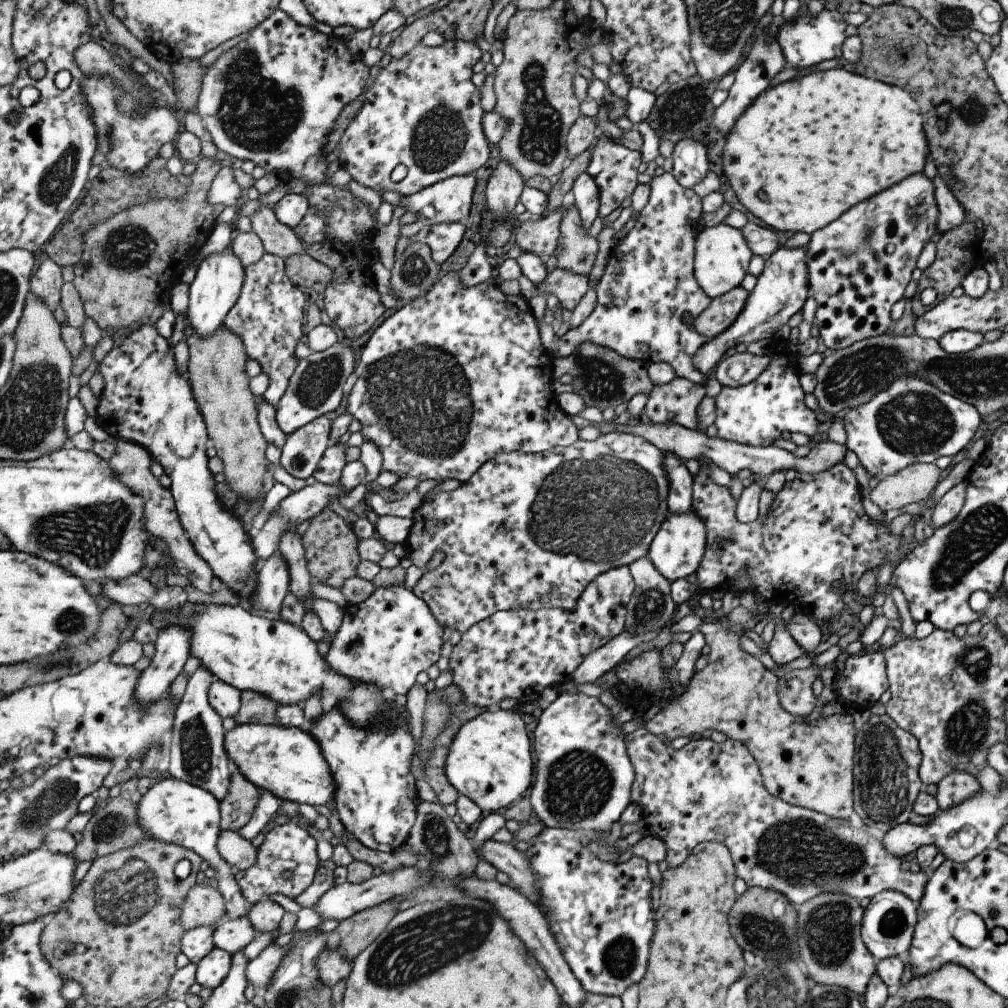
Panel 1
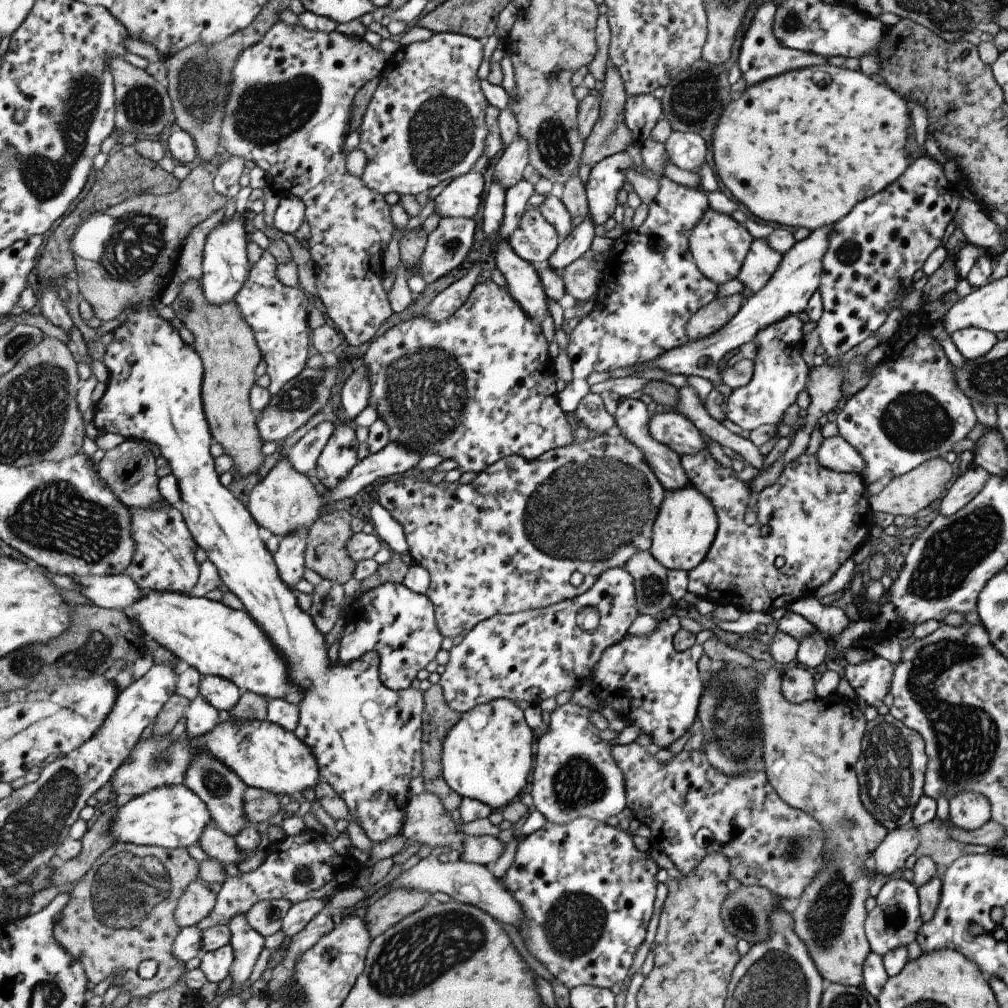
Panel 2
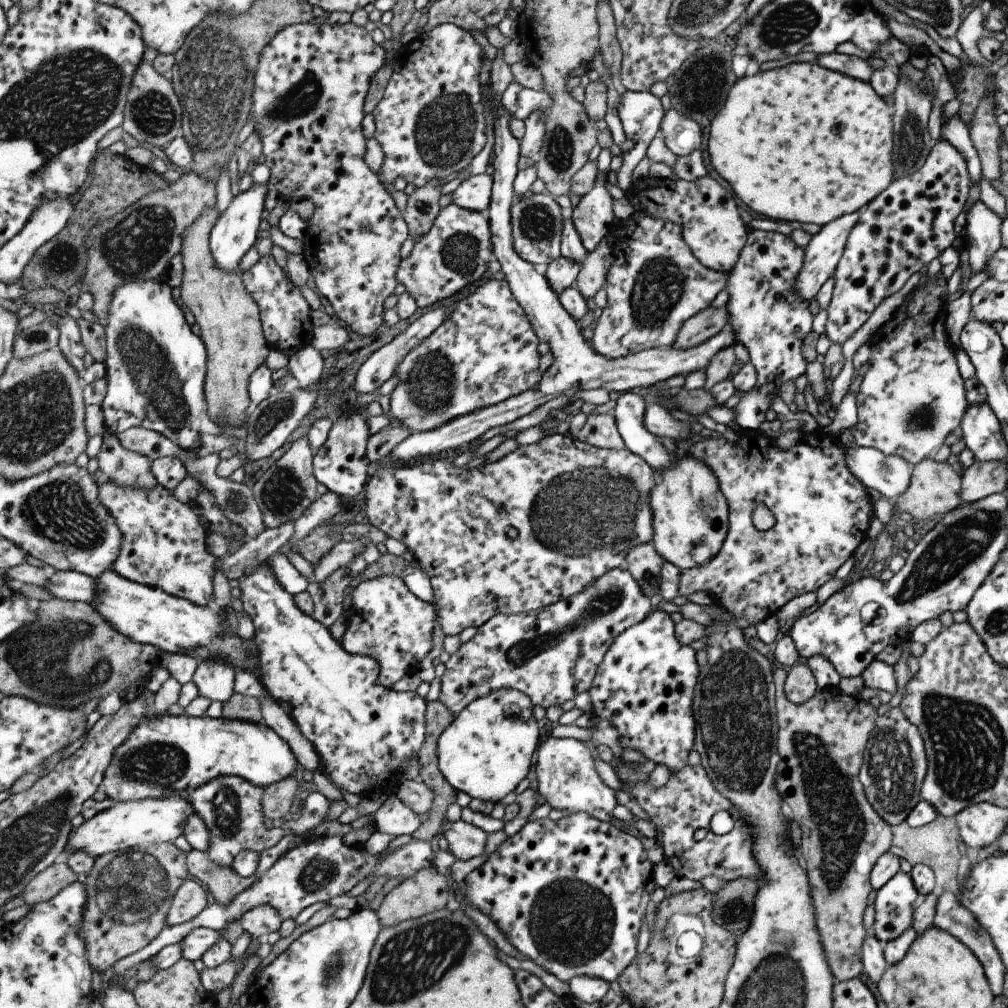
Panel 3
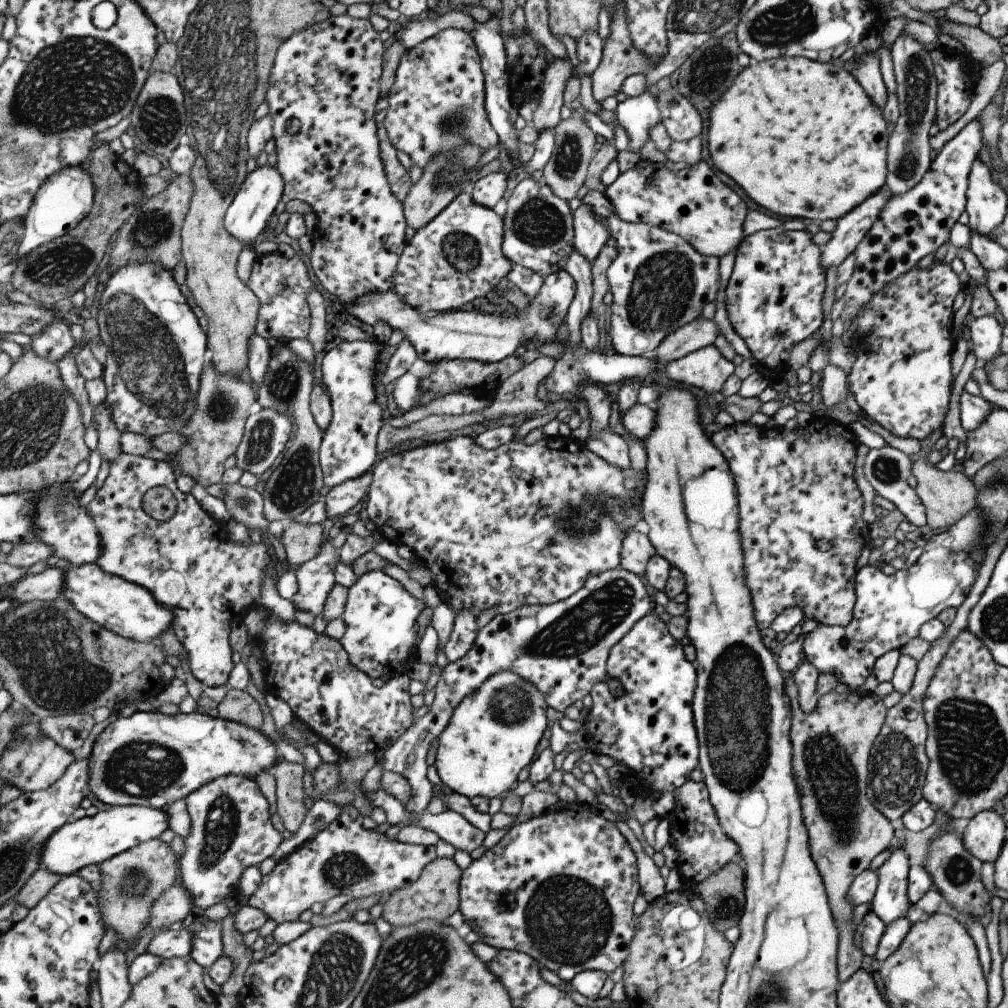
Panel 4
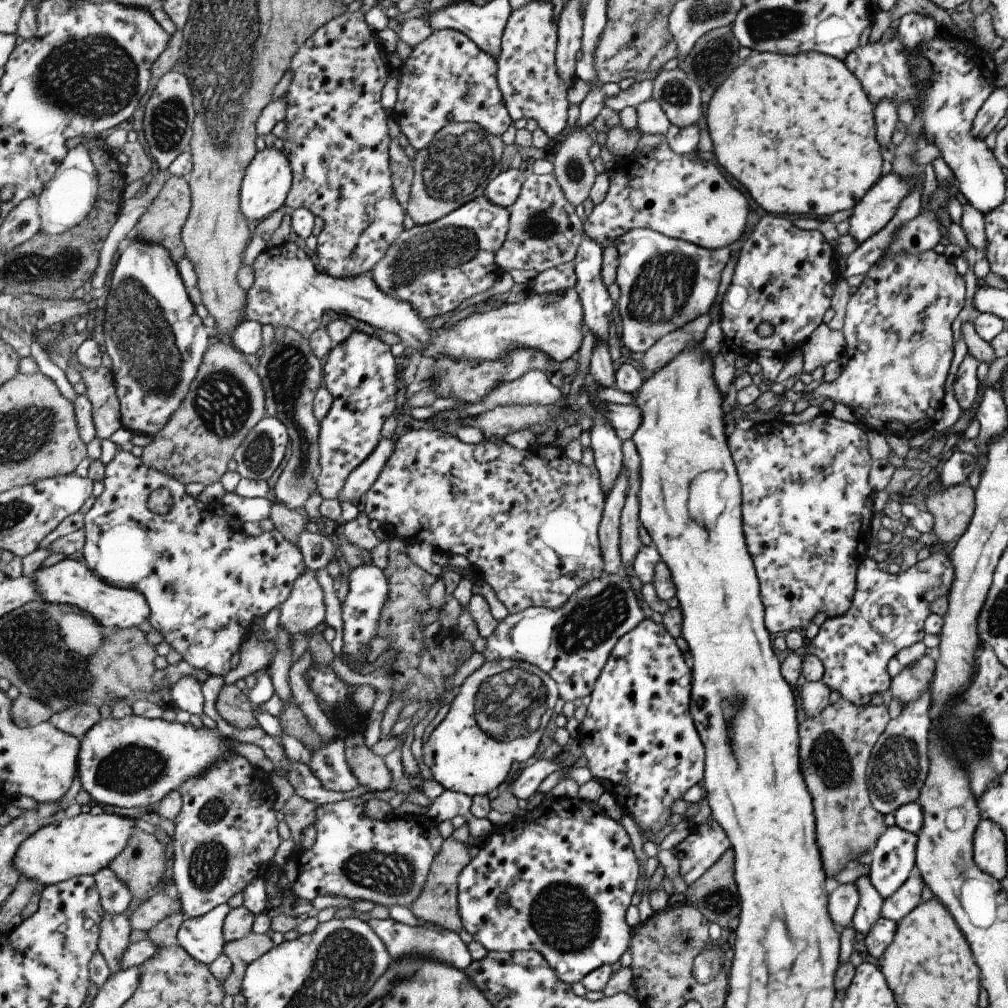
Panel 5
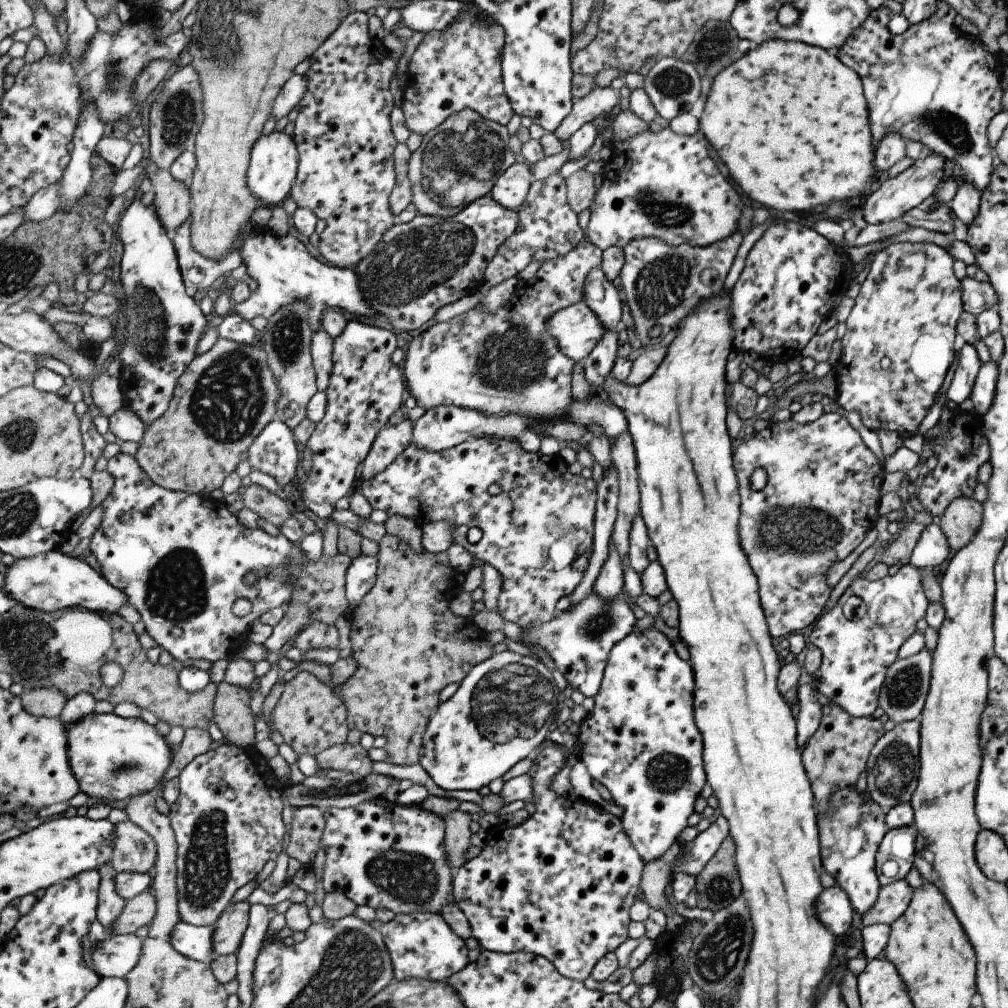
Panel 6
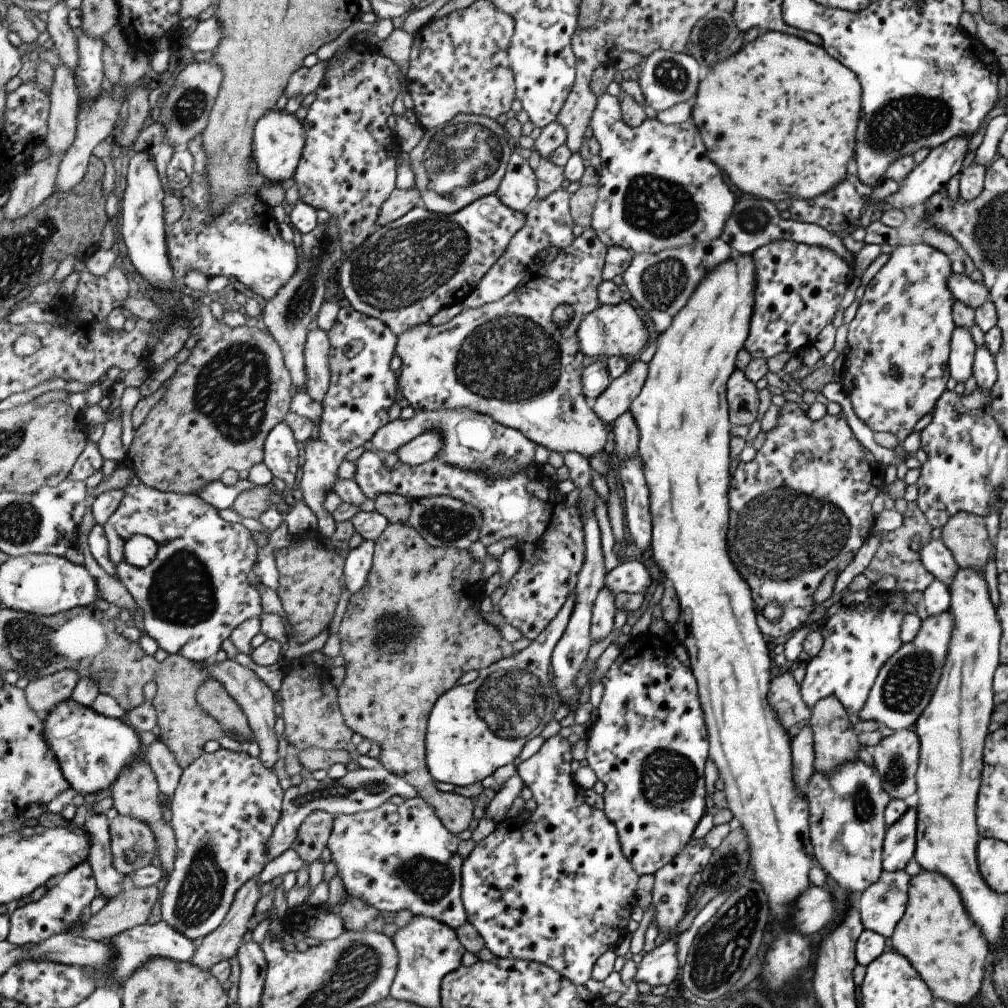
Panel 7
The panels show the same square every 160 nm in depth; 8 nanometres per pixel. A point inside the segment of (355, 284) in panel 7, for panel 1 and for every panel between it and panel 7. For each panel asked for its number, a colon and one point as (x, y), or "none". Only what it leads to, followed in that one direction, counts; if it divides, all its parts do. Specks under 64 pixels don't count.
1: (443, 239)
2: (449, 244)
3: (455, 253)
4: (458, 257)
5: (436, 267)
6: (421, 266)

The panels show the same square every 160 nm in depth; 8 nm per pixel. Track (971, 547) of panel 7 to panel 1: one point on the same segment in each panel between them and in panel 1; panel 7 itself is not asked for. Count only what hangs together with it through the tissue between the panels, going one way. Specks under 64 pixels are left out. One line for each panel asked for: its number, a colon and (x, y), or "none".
1: (916, 482)
2: (905, 495)
3: (934, 488)
4: (946, 496)
5: (951, 508)
6: (959, 522)

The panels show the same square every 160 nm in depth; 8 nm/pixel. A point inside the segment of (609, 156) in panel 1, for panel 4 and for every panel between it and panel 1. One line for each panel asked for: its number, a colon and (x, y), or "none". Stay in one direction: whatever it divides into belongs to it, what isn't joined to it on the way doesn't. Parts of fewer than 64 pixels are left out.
2: (605, 178)
3: (593, 218)
4: (591, 233)

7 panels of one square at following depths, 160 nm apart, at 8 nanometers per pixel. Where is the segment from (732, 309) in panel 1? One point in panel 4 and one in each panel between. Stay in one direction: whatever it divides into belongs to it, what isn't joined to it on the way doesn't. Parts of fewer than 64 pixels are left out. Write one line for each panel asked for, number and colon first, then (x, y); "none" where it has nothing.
2: (708, 319)
3: (706, 323)
4: (698, 333)

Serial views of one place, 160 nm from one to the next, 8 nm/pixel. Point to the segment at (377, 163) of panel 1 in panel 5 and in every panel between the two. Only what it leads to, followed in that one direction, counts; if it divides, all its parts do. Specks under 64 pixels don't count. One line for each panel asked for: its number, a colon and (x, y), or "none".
2: (426, 123)
3: (431, 123)
4: (438, 103)
5: (449, 79)

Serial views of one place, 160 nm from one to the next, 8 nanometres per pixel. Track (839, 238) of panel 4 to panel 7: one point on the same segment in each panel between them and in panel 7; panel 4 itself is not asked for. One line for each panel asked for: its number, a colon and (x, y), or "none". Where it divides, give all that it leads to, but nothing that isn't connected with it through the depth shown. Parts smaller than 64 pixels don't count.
5: (878, 205)
6: (897, 195)
7: (943, 162)

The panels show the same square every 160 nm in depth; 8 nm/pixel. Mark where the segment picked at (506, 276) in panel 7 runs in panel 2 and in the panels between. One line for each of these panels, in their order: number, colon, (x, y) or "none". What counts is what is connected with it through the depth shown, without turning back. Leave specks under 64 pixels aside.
2: (536, 239)
3: (538, 221)
4: (539, 235)
5: (545, 231)
6: (548, 227)

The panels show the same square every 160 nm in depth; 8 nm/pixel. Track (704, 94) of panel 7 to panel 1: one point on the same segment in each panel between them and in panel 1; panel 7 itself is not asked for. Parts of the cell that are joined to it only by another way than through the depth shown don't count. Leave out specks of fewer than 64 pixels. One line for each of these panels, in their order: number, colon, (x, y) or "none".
1: (806, 150)
2: (801, 148)
3: (801, 142)
4: (801, 138)
5: (797, 131)
6: (814, 147)

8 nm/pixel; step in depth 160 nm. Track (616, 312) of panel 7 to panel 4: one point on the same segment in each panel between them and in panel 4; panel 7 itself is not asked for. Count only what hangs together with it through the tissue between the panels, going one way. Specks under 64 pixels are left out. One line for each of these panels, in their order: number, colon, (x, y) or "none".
4: (282, 284)
5: (288, 292)
6: (577, 328)

